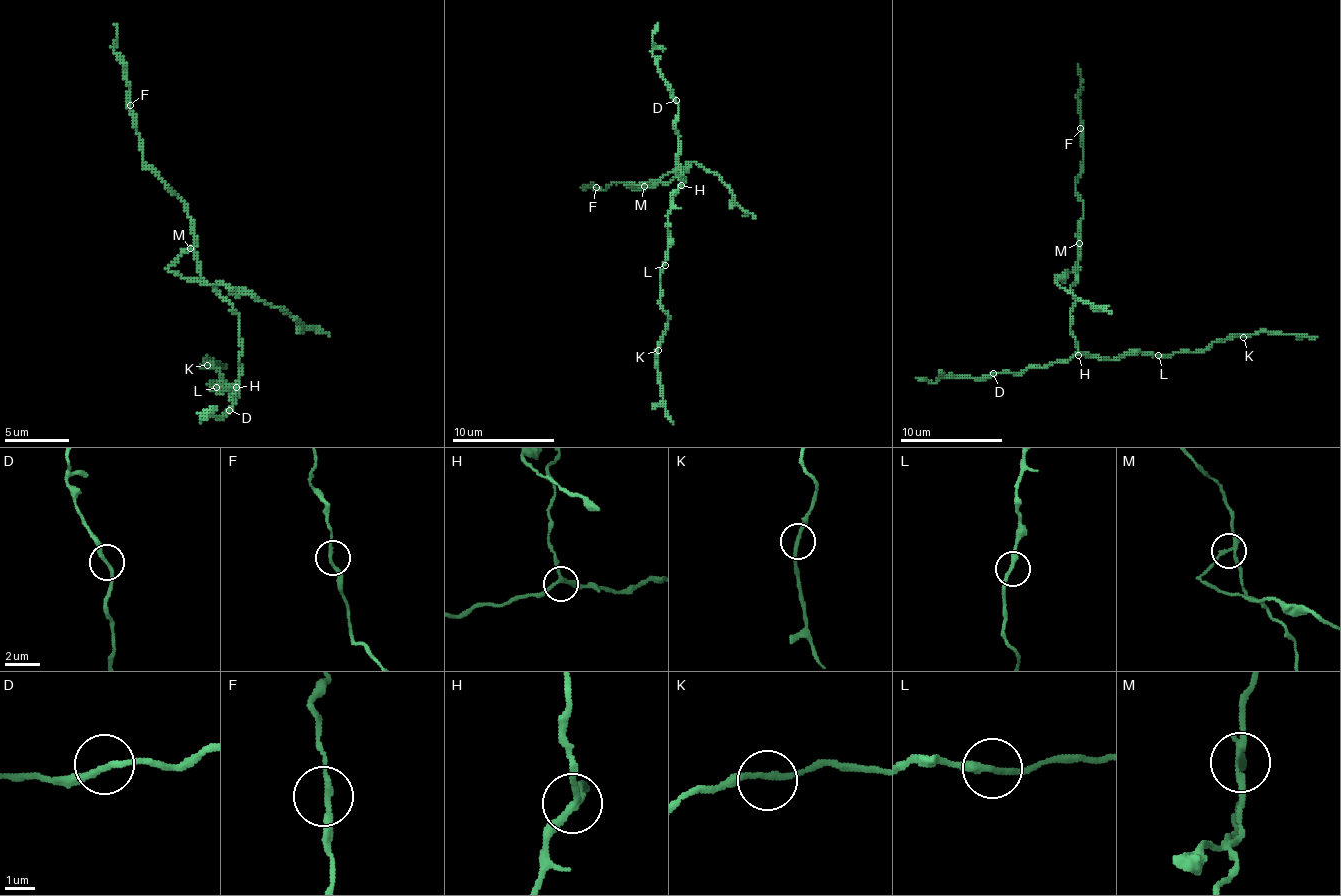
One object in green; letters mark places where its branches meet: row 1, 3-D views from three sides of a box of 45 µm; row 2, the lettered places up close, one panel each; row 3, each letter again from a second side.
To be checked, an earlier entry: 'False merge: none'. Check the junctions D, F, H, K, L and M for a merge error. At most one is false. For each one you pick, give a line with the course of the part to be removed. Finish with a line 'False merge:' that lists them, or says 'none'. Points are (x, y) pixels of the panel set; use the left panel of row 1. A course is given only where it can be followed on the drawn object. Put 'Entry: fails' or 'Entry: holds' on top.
Entry: fails
M: (191, 249), (168, 268), (184, 278), (242, 288), (255, 297), (281, 307), (306, 330), (329, 336)
False merge: M

